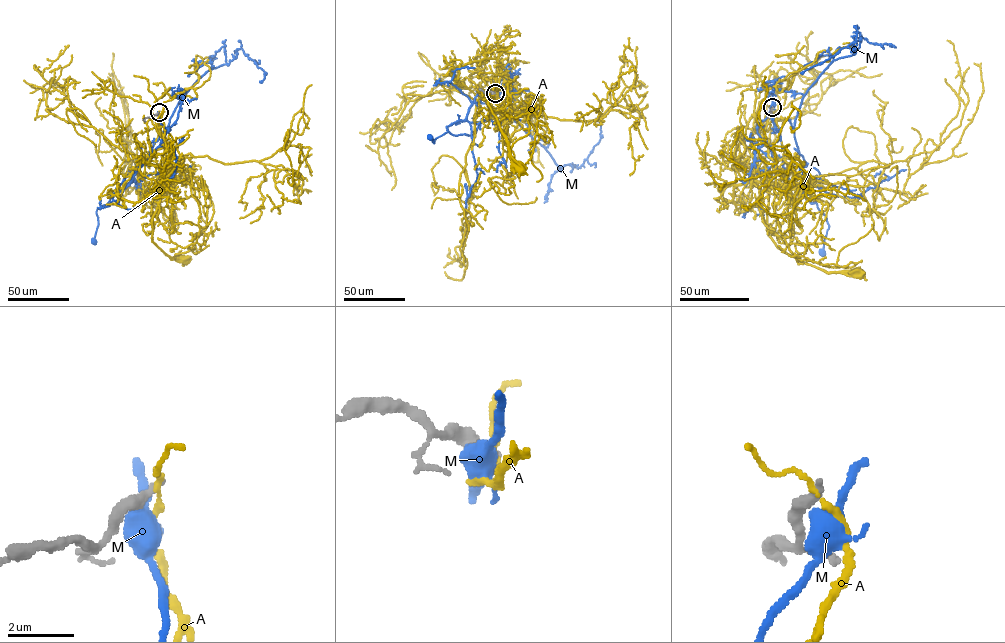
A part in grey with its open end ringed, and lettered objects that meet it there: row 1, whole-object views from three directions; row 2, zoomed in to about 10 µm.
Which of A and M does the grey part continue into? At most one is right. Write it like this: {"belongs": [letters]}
{"belongs": []}

